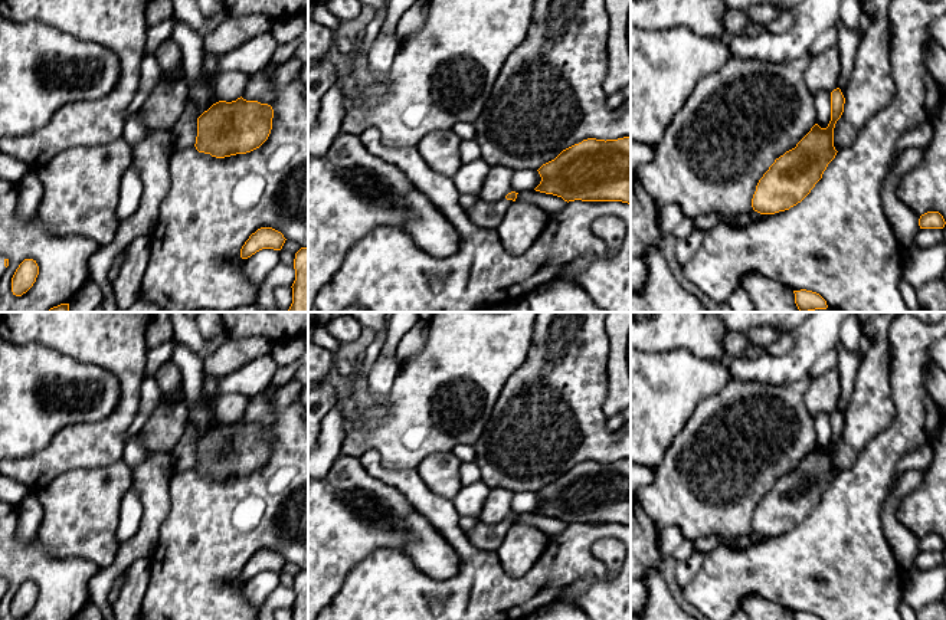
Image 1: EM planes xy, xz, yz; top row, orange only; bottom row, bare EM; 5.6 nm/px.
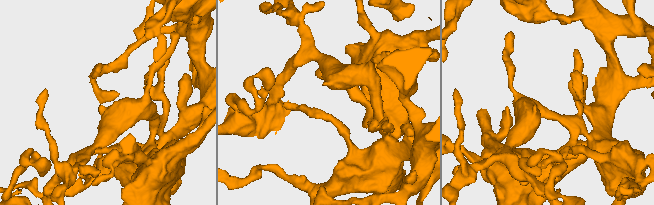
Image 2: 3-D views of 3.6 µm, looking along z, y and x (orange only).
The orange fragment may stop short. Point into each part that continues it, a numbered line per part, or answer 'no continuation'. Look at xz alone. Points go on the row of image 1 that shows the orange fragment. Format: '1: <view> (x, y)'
1: xz (484, 215)

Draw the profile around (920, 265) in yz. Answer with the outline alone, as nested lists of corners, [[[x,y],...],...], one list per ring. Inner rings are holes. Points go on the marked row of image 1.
[[[946,243],[932,247],[913,246],[903,253],[903,278],[916,289],[939,279],[946,270]]]

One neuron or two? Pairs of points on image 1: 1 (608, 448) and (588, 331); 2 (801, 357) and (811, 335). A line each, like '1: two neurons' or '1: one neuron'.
1: one neuron
2: one neuron

